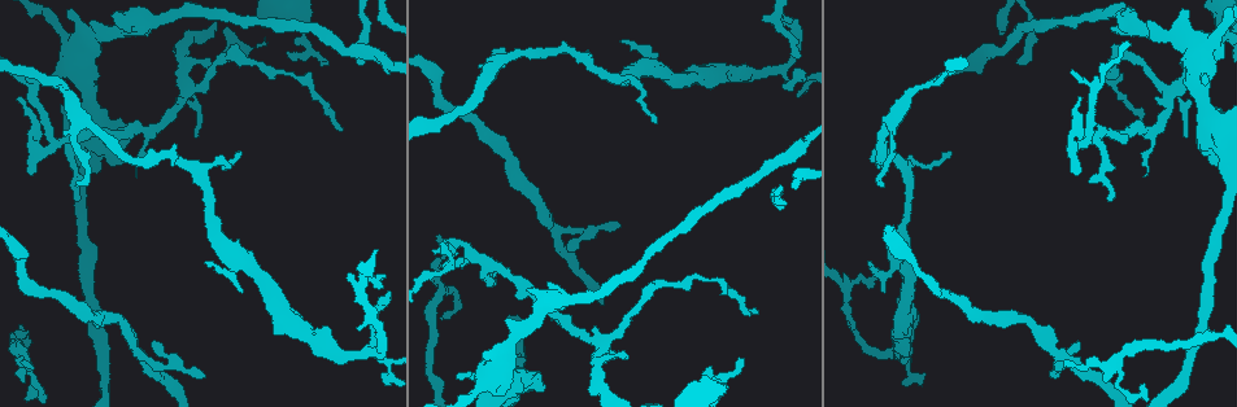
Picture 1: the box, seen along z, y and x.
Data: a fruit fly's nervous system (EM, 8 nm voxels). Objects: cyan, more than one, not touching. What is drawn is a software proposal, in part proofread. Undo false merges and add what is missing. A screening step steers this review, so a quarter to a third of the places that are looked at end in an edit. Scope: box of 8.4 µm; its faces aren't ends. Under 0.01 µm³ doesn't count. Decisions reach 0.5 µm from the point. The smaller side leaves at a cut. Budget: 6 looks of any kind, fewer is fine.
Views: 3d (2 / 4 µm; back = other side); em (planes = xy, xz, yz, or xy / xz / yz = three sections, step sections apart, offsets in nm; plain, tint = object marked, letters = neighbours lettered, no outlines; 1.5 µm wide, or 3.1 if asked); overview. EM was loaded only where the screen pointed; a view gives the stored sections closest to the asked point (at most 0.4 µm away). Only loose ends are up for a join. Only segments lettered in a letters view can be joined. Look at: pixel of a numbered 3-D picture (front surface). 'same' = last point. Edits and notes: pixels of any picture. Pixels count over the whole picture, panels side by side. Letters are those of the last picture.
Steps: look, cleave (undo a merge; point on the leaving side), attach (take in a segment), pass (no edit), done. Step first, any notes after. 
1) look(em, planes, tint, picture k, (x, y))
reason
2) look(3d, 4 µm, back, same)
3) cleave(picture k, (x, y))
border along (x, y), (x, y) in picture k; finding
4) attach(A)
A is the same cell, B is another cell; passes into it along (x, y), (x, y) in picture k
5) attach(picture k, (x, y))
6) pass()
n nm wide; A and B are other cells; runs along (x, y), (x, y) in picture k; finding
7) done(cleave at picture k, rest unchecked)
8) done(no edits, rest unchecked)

look(em, planes, tint, picture 1, (658, 73))

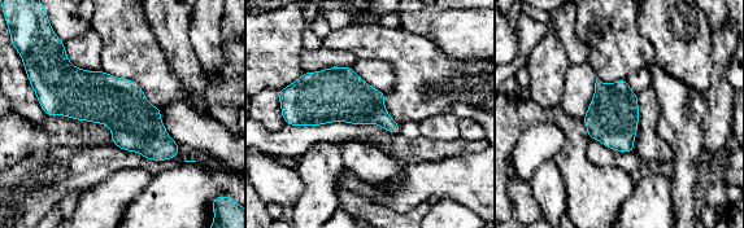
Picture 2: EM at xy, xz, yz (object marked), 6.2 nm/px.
look(em, planes, letters, same)

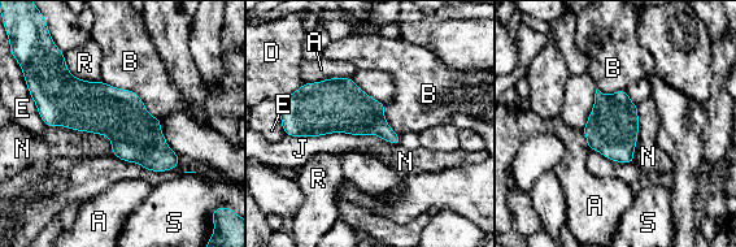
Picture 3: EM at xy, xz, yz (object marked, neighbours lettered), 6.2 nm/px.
pass()
A, B, D, E, J, N, R and S are other cells; border along (46, 125), (105, 134), (113, 155) in picture 3; one cell here

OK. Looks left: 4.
look(em, planes, letters, picture 1, (656, 122))
branch stops here

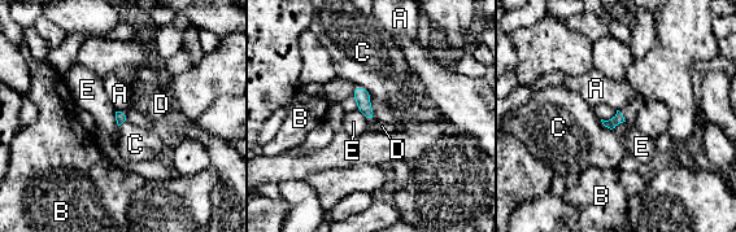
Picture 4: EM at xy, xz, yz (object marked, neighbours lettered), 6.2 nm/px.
pass()
C touches over 160 nm; A, B, C, D and E are other cells; border along (600, 119), (610, 128), (625, 121) in picture 4; no lettered segment goes on from it

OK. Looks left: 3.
look(3d, 2 µm, back, picture 1, (1063, 363))
free end

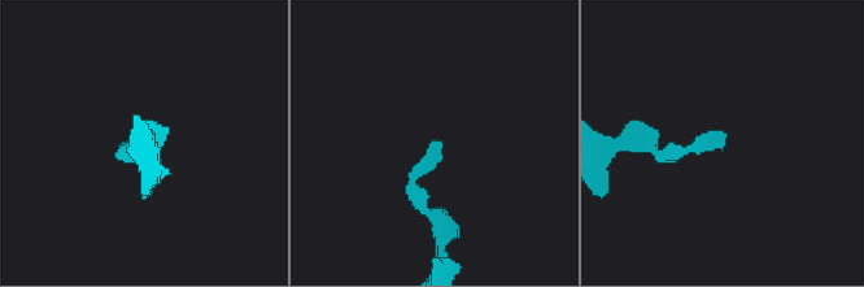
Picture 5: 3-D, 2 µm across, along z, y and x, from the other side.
look(em, planes, letters, picture 5, (726, 134))

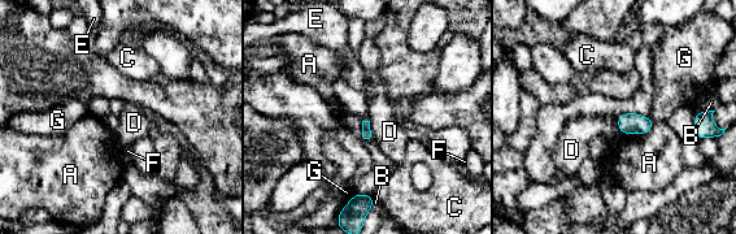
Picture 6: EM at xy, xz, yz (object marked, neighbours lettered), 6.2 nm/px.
pass()
A, B, C, D, E, F and G are other cells; border along (617, 116), (617, 126), (622, 134) in picture 6; none of them fits

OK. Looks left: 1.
done(no edits, rest unchecked)

